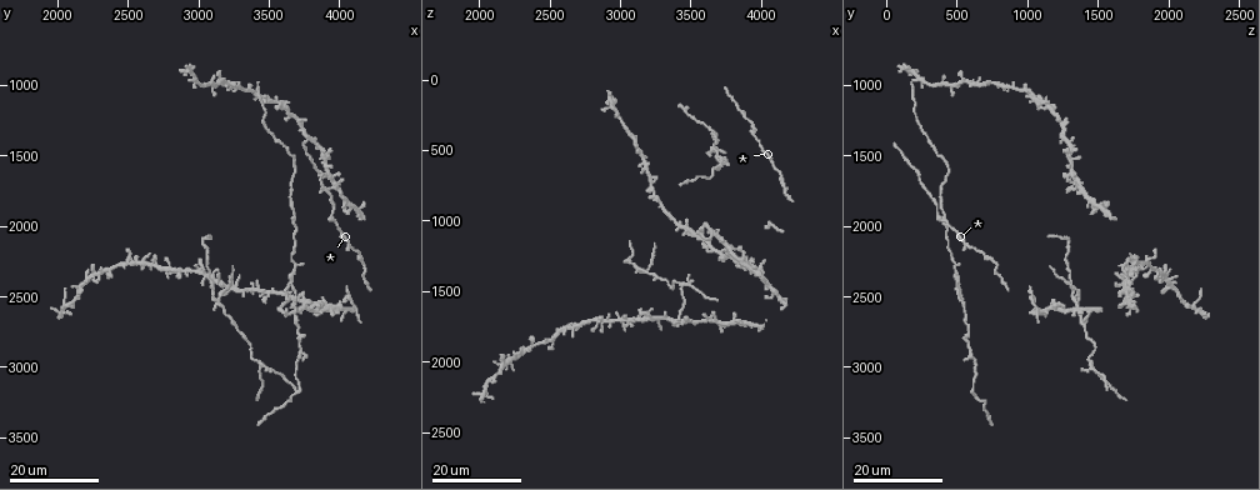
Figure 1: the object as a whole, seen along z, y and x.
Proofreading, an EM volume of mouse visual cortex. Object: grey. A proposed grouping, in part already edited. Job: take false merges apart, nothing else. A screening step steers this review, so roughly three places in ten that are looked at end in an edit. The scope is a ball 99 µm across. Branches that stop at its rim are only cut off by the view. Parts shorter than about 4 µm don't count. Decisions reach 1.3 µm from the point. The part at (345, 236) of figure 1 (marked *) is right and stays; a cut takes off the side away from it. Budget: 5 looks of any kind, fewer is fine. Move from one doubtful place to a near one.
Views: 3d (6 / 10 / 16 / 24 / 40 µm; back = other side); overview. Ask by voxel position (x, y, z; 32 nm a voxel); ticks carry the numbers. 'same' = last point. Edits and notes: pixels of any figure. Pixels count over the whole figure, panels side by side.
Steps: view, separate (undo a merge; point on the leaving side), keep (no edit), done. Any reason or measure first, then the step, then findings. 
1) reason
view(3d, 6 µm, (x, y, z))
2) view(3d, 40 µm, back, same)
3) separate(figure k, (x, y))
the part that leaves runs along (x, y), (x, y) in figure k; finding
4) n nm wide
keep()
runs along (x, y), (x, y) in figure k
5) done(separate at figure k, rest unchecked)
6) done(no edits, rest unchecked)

three arms meet
view(3d, 16 µm, (4060, 2500, 1020))

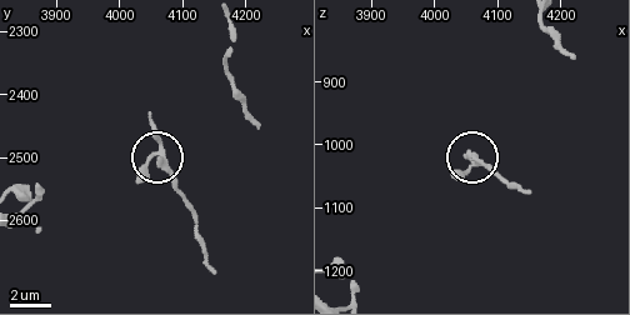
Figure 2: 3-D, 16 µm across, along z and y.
zoom in
view(3d, 6 µm, same)

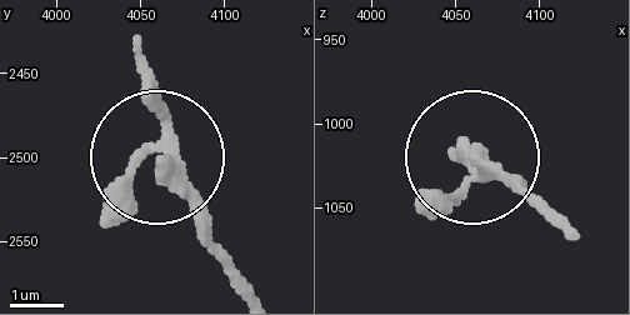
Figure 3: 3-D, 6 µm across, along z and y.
side arm 7 µm
keep()
continuous, no second cell

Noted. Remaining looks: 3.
thick turns thin
view(3d, 24 µm, (3840, 2580, 1280))

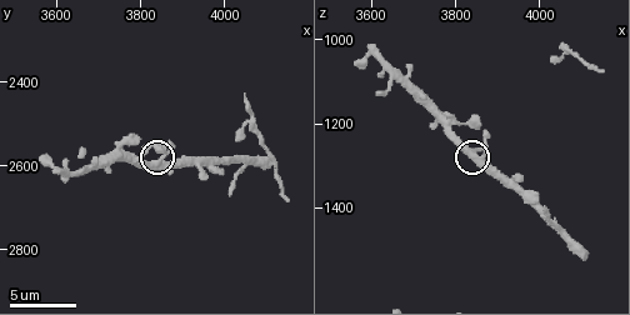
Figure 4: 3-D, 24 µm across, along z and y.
view(3d, 10 µm, (3845, 2600, 1265))

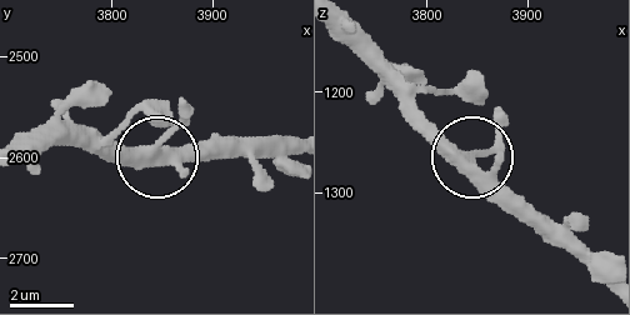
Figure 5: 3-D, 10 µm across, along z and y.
400 nm wide
keep()
all the same cell

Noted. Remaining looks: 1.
done(no edits, rest unchecked)

